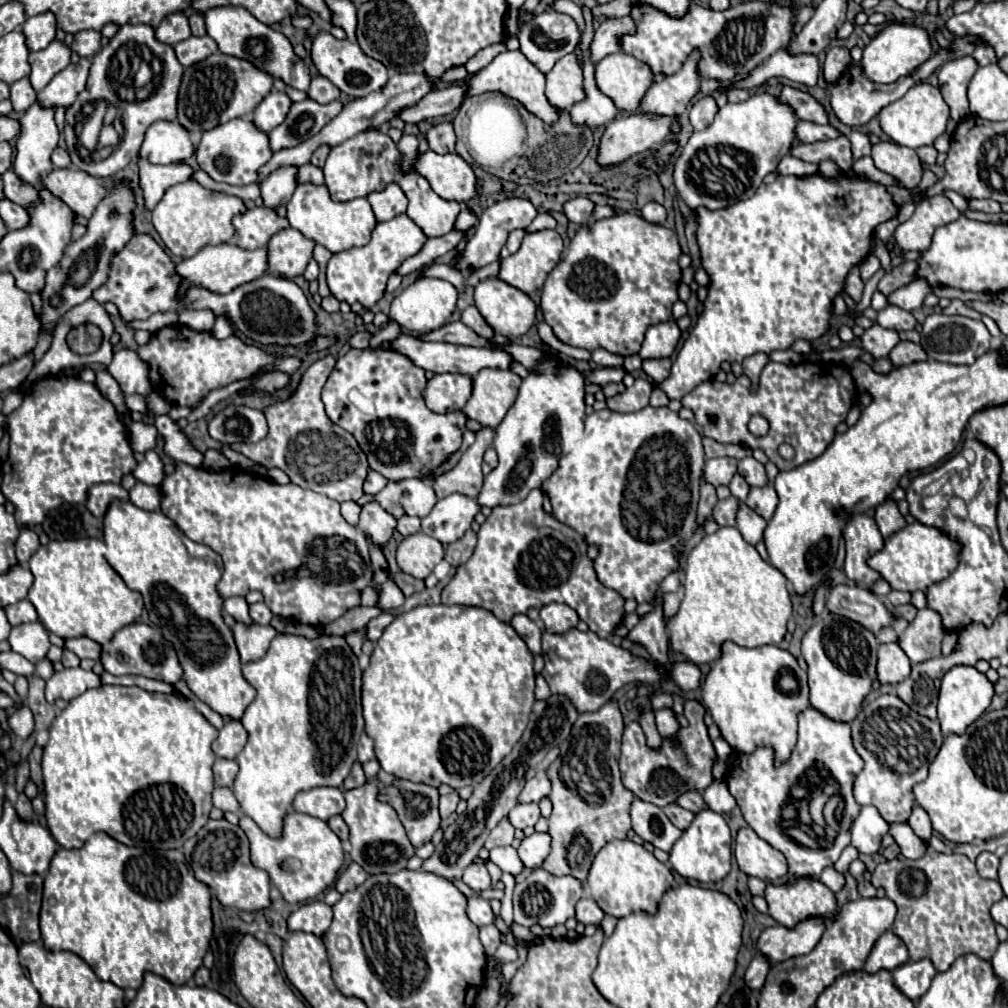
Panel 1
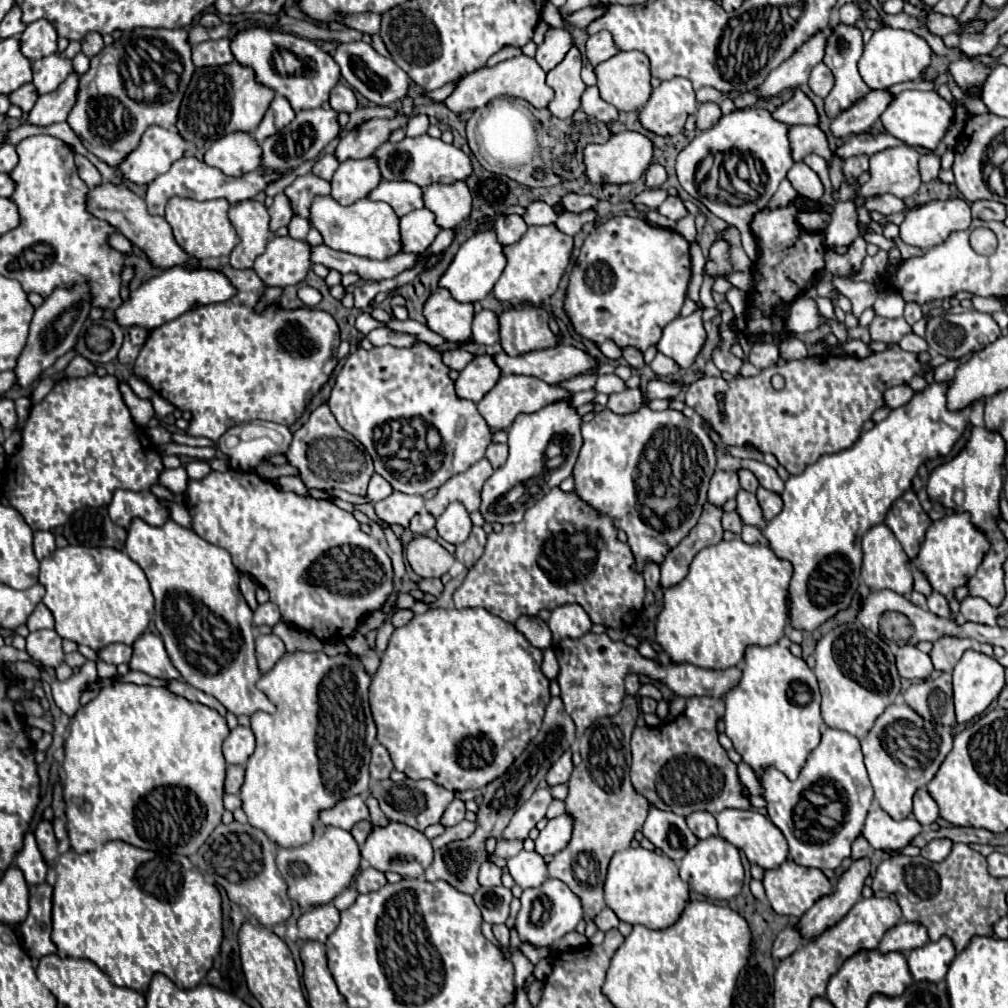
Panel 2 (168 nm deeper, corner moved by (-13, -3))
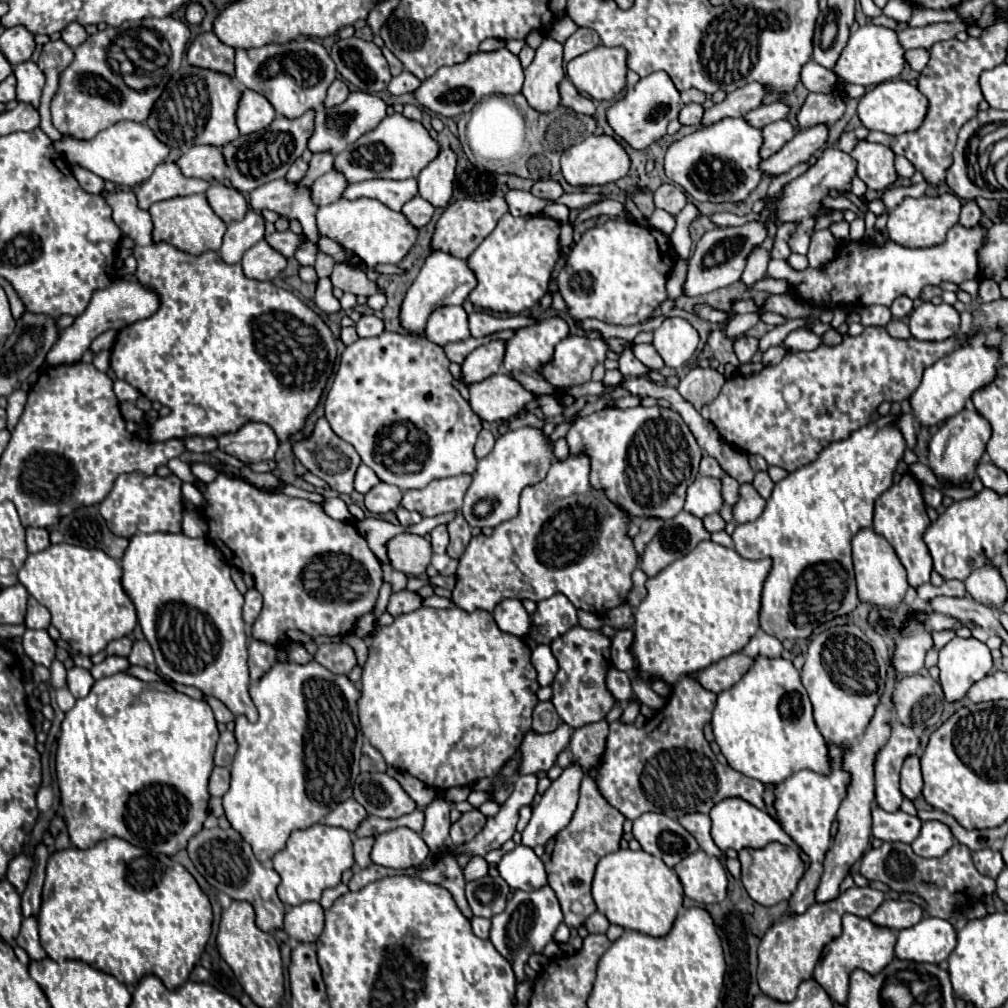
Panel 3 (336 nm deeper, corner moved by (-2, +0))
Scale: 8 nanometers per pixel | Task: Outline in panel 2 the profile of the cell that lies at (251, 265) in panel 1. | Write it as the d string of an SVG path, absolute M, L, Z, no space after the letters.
M181 266L169 268L163 274L149 278L147 282L143 282L137 290L129 292L129 298L123 300L121 308L115 310L113 320L117 320L117 324L121 328L127 326L141 326L147 330L153 330L169 320L175 320L177 316L185 314L189 308L193 308L195 304L213 304L213 302L225 302L235 294L235 288L231 286L231 282L227 280L227 276L223 272L211 270L211 268L203 268L203 270L187 270Z

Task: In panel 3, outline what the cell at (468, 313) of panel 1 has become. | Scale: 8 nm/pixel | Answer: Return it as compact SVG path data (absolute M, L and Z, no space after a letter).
M474 311L468 315L470 321L470 333L472 337L480 339L484 335L496 333L496 331L504 331L504 329L518 329L518 327L526 327L526 325L533 325L536 320L528 313L526 315L512 315L512 317L494 317L486 311Z

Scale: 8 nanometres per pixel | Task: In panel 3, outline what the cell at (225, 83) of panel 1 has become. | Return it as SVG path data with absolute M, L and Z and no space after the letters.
M182 63L182 67L168 81L160 99L154 103L146 125L162 143L166 143L168 147L180 147L182 151L192 145L224 147L226 143L240 137L236 125L240 97L242 89L230 75Z

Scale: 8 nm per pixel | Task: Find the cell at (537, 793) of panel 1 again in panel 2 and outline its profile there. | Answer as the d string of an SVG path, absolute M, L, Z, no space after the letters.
M569 750L569 752L563 752L563 756L557 760L557 764L553 764L553 768L549 768L547 784L555 786L561 782L567 782L571 772L573 772L573 764L571 764L571 750Z

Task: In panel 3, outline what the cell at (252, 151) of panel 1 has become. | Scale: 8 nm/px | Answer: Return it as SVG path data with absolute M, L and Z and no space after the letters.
M194 145L178 159L178 167L186 177L222 179L226 171L226 159L216 145Z

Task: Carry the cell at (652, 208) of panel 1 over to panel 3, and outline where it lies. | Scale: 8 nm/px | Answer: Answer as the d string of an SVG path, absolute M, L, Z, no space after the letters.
M660 185L654 191L654 205L656 205L656 209L664 209L670 215L680 213L686 203L688 203L686 195L682 193L682 189L678 189L678 185Z

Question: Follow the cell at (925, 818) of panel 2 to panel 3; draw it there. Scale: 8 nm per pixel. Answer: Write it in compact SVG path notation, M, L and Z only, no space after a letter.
M908 757L900 773L900 791L906 799L914 801L918 795L922 795L922 787L924 787L924 781L920 773L920 761L918 757Z

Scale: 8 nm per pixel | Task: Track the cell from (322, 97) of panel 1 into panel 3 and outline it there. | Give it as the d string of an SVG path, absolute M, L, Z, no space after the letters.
M336 79L330 87L328 87L328 95L326 95L326 99L324 99L324 105L326 107L336 107L336 105L340 105L342 101L346 101L346 97L348 97L348 87L346 87L346 83L342 81L342 79Z

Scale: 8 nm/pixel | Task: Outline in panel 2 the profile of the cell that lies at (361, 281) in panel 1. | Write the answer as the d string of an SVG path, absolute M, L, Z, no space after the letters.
M427 208L413 210L401 218L401 242L403 242L403 252L423 252L435 236L441 232L441 228L435 222L433 212Z

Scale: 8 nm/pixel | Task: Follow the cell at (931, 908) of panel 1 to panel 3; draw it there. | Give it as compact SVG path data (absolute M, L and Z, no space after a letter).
M882 843L882 847L864 853L860 875L870 881L882 881L894 891L918 895L926 903L926 917L946 919L954 927L958 921L956 911L960 911L962 905L980 901L984 895L992 895L996 891L996 881L976 871L972 851L962 843L954 843L954 847L938 859L918 857L906 843Z

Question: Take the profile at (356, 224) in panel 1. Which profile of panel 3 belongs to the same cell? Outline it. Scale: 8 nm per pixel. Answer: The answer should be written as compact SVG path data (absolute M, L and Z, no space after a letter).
M338 199L336 203L318 207L316 213L318 233L332 239L342 249L360 257L368 267L378 263L398 263L414 245L418 231L398 211L388 209L376 199Z

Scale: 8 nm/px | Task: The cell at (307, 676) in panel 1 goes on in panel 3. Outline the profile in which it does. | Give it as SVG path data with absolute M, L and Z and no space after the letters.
M276 661L260 681L250 683L250 697L260 717L256 723L246 721L246 717L236 721L234 733L238 739L238 751L232 763L230 789L222 801L230 825L250 841L258 861L266 861L286 847L292 831L308 829L330 813L334 805L352 797L352 787L360 773L358 761L364 743L356 709L360 691L346 675L334 675L316 661L306 665Z

